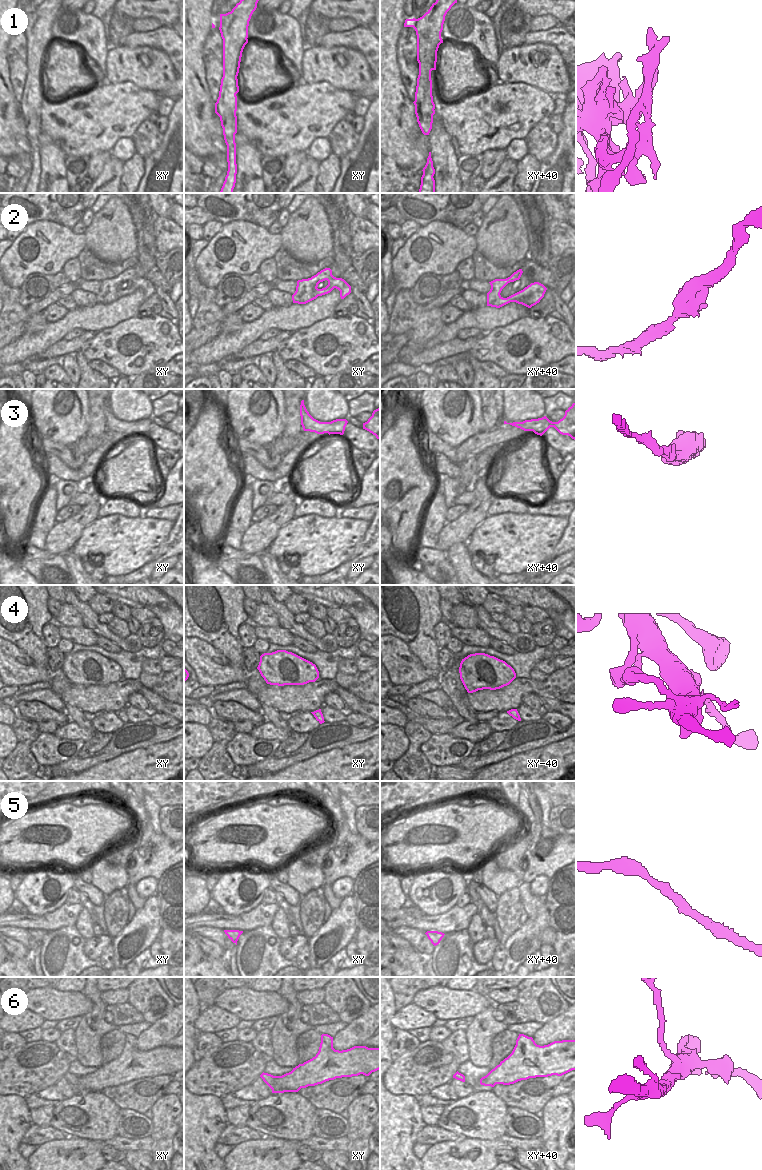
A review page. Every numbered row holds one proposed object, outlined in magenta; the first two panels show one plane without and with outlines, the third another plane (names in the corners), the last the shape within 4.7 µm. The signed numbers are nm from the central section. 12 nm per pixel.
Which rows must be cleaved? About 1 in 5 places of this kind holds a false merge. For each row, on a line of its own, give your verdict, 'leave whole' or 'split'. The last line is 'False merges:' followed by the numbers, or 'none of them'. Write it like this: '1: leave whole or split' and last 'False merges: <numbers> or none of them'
1: split
2: leave whole
3: leave whole
4: leave whole
5: leave whole
6: leave whole
False merges: 1

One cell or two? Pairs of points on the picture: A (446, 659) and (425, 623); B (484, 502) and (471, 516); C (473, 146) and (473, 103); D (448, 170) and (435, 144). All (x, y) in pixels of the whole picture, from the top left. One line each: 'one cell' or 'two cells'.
A: two cells
B: one cell
C: one cell
D: one cell

